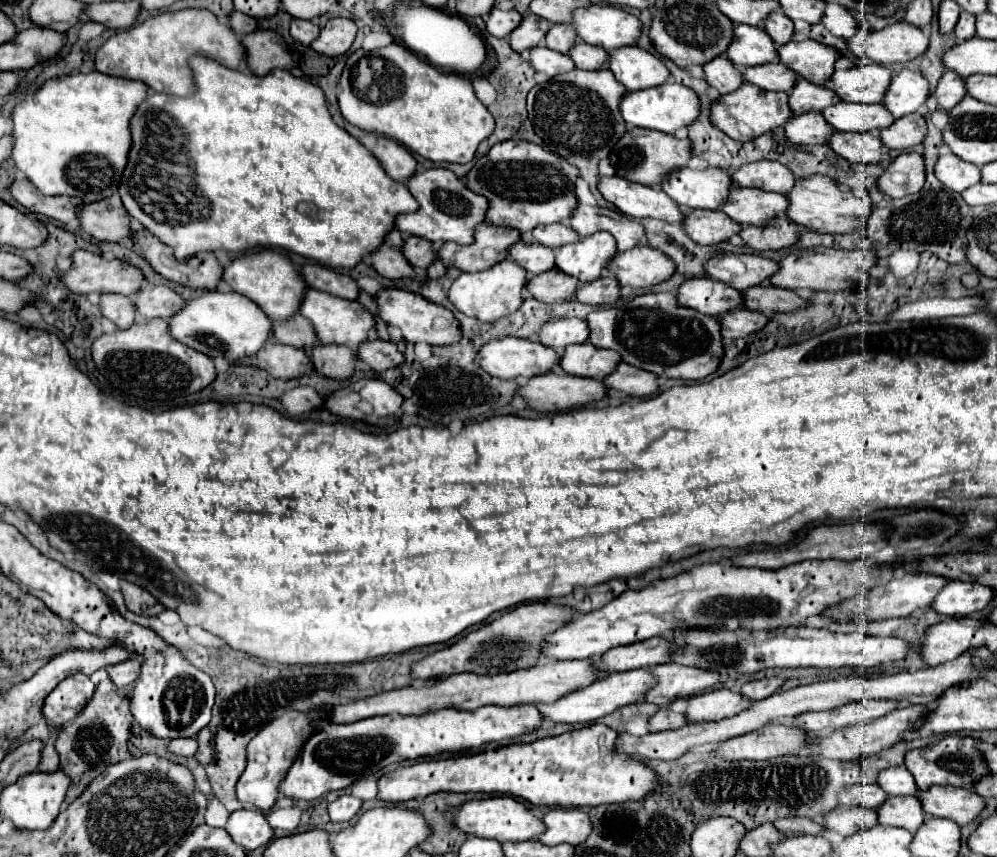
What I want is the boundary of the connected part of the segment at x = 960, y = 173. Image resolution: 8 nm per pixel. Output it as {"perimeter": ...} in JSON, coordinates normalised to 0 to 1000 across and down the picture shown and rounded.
{"perimeter":[[[956,179],[944,181],[940,186],[938,204],[940,204],[940,209],[944,214],[948,214],[948,218],[952,218],[954,223],[960,223],[960,225],[964,225],[966,221],[970,221],[970,218],[974,218],[974,216],[984,211],[982,195],[962,186]]]}

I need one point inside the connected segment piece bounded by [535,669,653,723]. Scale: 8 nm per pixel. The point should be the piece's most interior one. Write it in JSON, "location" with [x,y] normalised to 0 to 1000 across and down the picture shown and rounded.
{"location":[606,811]}

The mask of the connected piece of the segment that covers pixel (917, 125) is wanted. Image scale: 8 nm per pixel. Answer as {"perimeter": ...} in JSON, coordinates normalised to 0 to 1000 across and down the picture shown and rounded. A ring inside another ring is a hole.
{"perimeter":[[[912,132],[904,139],[898,139],[896,146],[882,151],[882,160],[886,162],[886,169],[892,174],[912,174],[926,165],[928,160],[928,139],[922,132]]]}

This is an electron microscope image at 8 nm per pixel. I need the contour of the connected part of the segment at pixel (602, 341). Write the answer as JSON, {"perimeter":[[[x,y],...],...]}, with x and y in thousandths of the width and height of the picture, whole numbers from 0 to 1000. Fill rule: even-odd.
{"perimeter":[[[647,342],[627,356],[603,358],[589,368],[589,379],[593,403],[619,410],[623,421],[659,440],[701,445],[717,435],[725,417],[719,372],[683,358],[675,342]]]}

